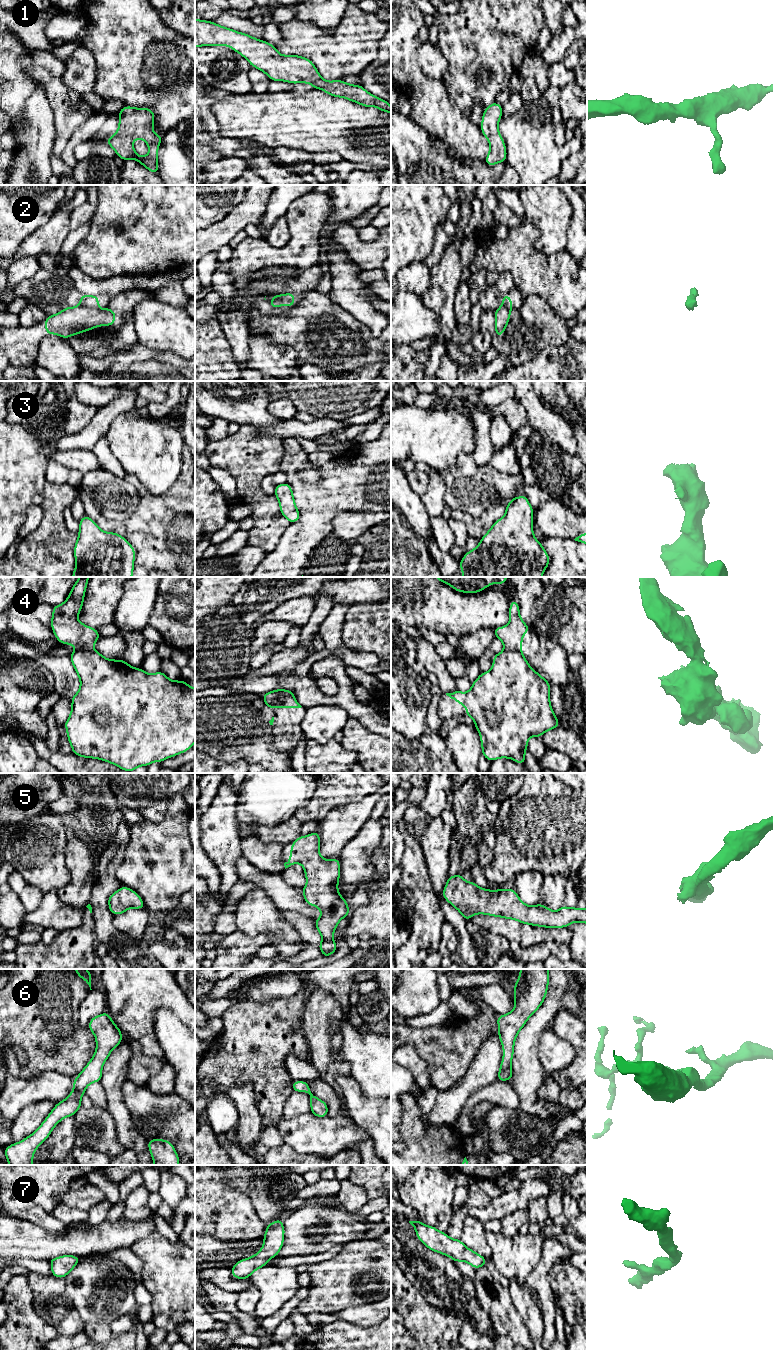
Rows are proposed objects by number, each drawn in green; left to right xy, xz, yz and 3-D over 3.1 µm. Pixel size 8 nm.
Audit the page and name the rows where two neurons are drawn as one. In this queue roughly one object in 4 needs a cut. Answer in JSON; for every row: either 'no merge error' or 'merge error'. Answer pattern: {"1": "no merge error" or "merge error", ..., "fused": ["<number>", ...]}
{"1": "no merge error", "2": "merge error", "3": "no merge error", "4": "merge error", "5": "no merge error", "6": "no merge error", "7": "no merge error", "fused": ["2", "4"]}

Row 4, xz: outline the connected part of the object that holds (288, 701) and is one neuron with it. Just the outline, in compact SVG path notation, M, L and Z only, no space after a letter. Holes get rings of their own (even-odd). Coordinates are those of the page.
M280 695L274 704L265 704L265 706L274 710L276 707L279 708L301 708L302 706L297 702L294 696L282 696Z

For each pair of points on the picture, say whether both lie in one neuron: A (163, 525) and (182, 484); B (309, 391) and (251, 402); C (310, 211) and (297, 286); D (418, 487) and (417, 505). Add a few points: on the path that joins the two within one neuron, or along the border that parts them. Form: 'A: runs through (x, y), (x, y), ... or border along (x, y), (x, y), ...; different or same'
A: runs through (173, 515), (182, 504), (182, 494); same
B: border along (268, 391), (270, 400); different
C: border along (316, 264), (300, 272); different
D: border along (405, 474), (409, 486), (420, 497); different

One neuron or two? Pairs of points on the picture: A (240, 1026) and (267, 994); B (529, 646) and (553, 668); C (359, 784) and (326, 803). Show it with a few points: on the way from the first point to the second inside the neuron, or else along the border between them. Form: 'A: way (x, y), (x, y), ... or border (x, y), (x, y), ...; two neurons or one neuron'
A: border (284, 997), (269, 1001), (237, 1001); two neurons
B: way (533, 653), (546, 664); one neuron
C: way (351, 784), (345, 784), (334, 795); one neuron

